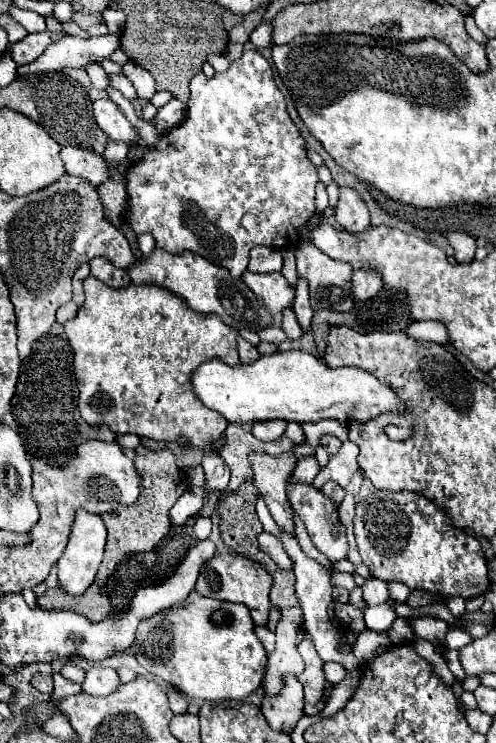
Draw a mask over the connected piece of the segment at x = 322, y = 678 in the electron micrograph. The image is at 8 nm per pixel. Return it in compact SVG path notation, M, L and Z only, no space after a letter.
M304 637L304 641L298 645L300 655L306 661L306 669L304 673L298 677L298 681L304 687L304 699L308 703L318 703L324 695L324 685L326 685L326 675L324 675L324 663L318 657L312 641L308 637Z

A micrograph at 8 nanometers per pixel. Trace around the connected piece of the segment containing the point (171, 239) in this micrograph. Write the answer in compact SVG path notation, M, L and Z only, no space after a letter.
M244 49L242 57L232 61L228 71L216 73L214 77L206 77L204 73L198 73L190 81L190 99L187 103L185 120L177 127L171 129L160 137L156 149L152 148L140 163L132 165L126 173L126 193L128 193L128 223L136 233L152 233L156 239L156 245L160 249L166 249L170 253L182 253L184 249L202 255L204 259L226 267L232 277L242 279L244 271L248 269L248 253L252 247L266 245L266 247L293 248L299 242L300 227L316 213L314 207L314 187L318 183L318 171L314 163L308 159L308 147L304 137L300 135L300 129L294 125L286 111L284 95L276 87L270 63L256 51L256 49Z

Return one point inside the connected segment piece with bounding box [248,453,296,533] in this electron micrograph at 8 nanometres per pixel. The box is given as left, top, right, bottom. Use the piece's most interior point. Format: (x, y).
(270, 473)

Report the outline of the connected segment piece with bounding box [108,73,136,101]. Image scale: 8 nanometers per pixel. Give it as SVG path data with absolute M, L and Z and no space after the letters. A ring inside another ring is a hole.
M116 73L116 75L108 75L108 81L110 81L110 87L118 89L126 99L134 99L136 97L136 91L132 87L132 83L122 75L122 73Z

